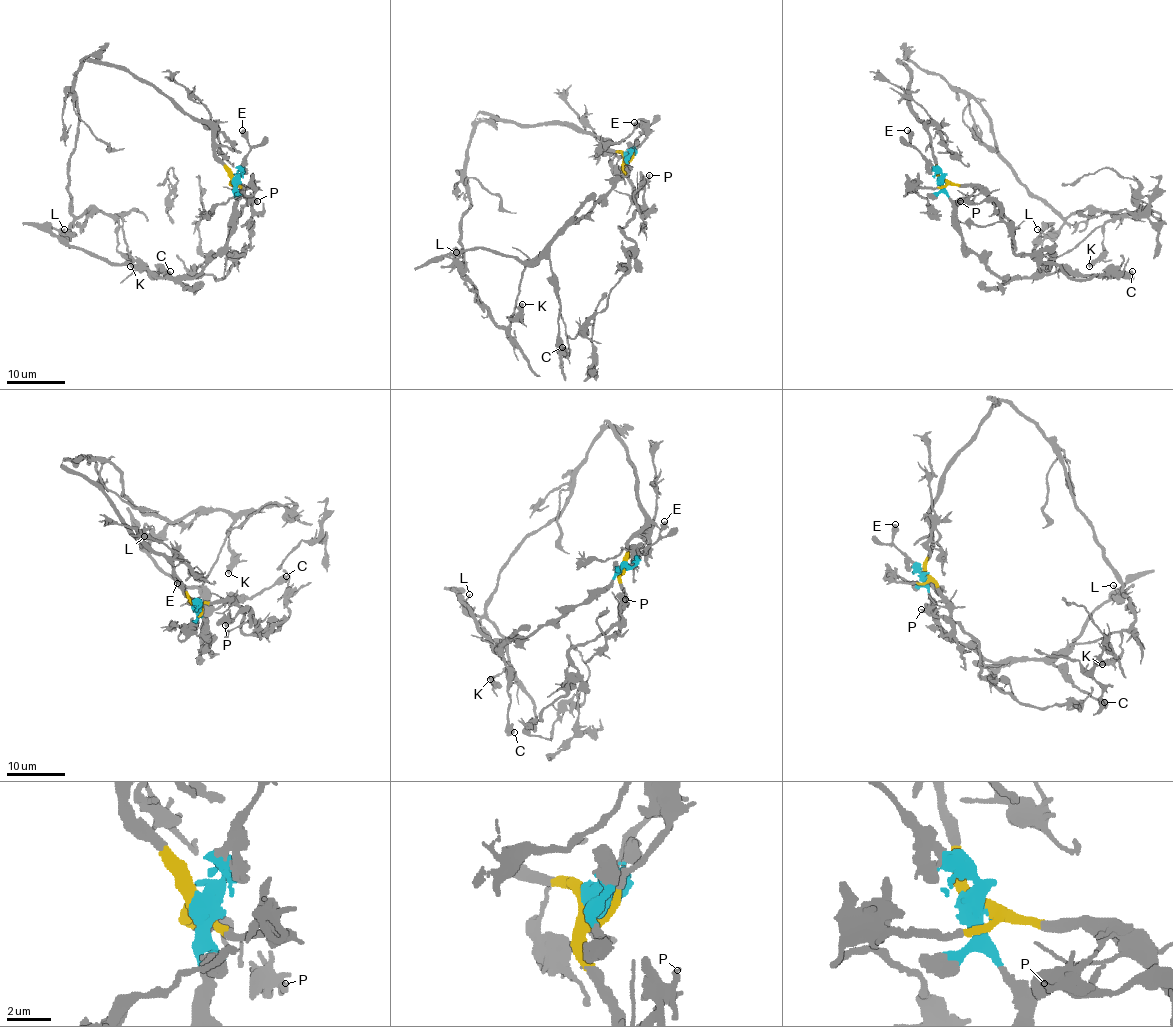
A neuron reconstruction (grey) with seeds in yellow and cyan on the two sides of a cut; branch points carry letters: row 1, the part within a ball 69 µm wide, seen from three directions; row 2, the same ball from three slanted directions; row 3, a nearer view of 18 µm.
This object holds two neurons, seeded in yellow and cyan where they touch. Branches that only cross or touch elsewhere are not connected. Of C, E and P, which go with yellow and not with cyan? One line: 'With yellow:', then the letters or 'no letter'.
With yellow: P

